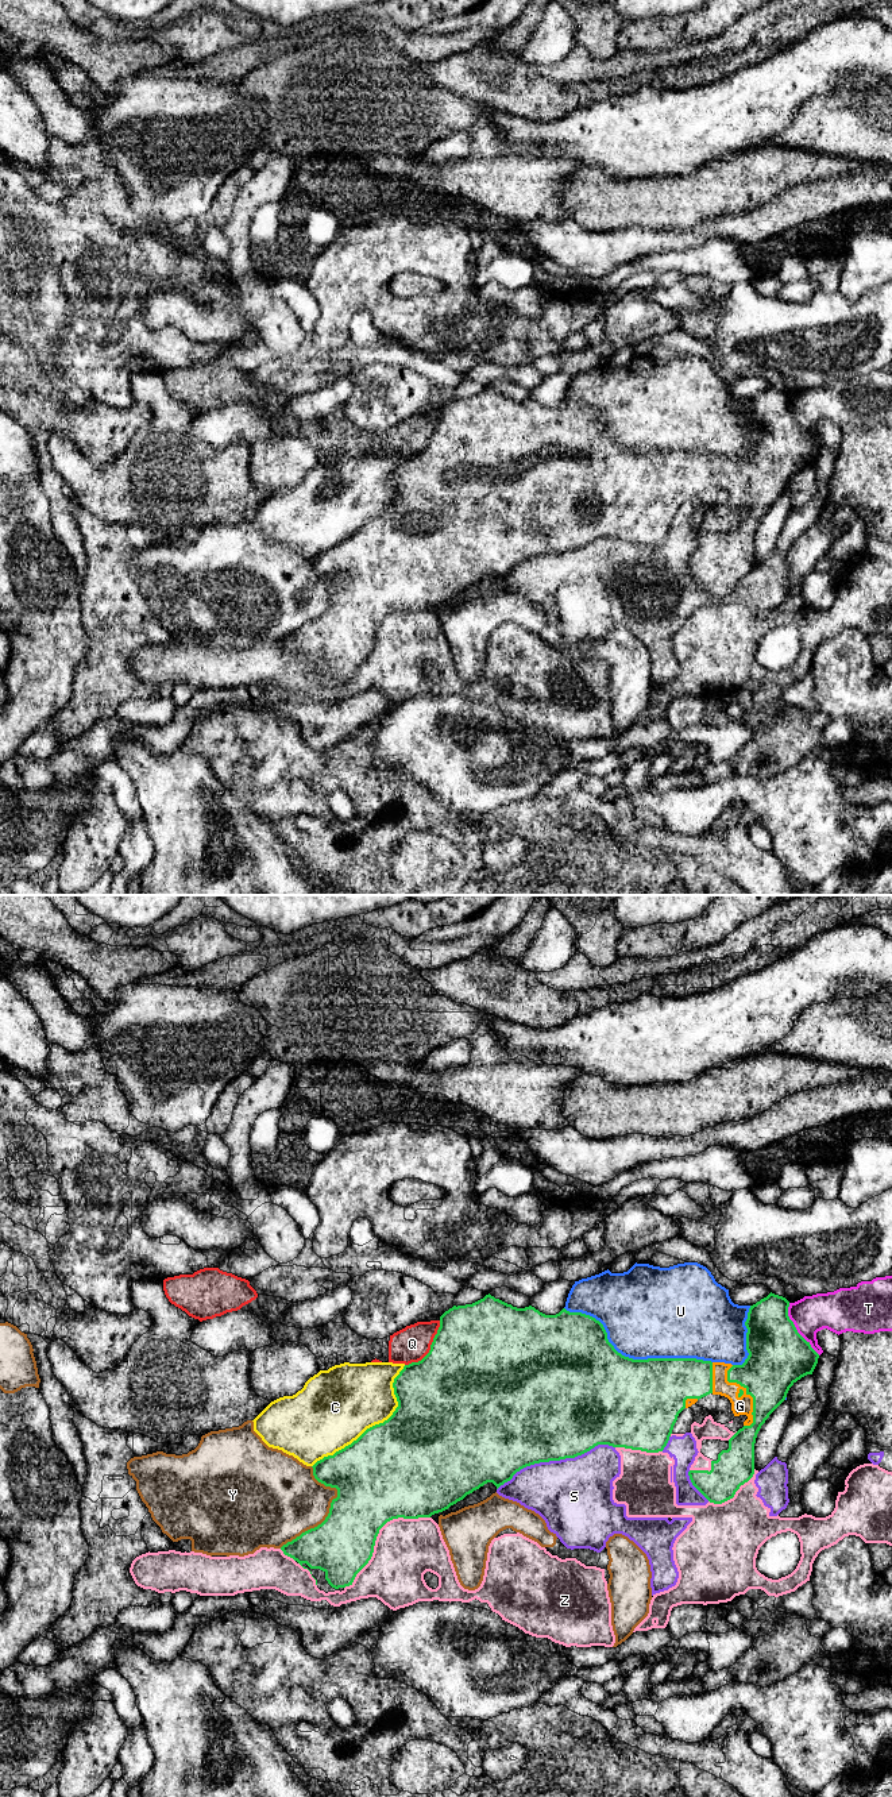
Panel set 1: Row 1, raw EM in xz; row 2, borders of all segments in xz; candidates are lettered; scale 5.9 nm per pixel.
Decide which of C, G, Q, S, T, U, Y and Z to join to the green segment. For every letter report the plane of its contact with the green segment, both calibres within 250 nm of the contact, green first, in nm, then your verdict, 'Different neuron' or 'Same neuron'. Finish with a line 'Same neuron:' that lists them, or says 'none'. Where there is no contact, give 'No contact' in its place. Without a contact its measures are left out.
C: Touches green in xz. Thickness 500 nm (green) against 440 nm. Different neuron
G: Touches green in xz. Thickness 320 nm (green) against 110 nm. Same neuron
Q: Touches green in xz. Thickness 500 nm (green) against 220 nm. Different neuron
S: Touches green in xz. Thickness 500 nm (green) against 460 nm. Different neuron
T: Touches green in xz. Thickness 360 nm (green) against 220 nm. Different neuron
U: Touches green in xz. Thickness 500 nm (green) against 460 nm. Different neuron
Y: Touches green in xz. Thickness 380 nm (green) against 400 nm. Different neuron
Z: Touches green in xz. Thickness 380 nm (green) against 360 nm. Different neuron
Same neuron: G

